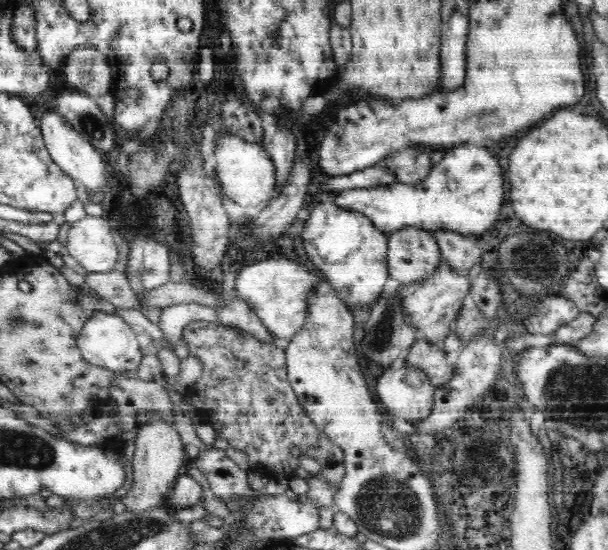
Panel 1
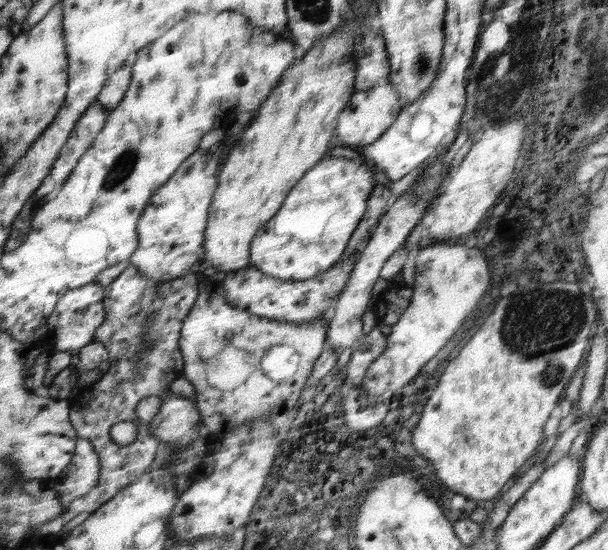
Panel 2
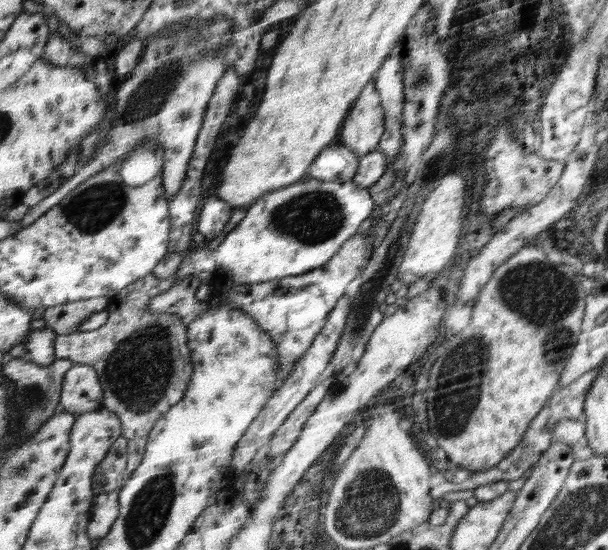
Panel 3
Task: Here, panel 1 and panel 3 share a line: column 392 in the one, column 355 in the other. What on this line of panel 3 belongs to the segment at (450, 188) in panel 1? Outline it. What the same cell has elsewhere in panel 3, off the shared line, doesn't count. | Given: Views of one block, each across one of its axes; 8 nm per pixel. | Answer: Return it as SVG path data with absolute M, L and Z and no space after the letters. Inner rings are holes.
M309 178L307 181L299 181L288 187L280 188L265 193L256 203L248 208L244 218L230 231L224 240L220 242L212 254L214 270L210 270L210 249L208 243L200 239L197 248L184 254L179 269L174 274L179 283L182 279L194 278L197 283L203 280L210 282L212 276L228 276L228 288L243 284L254 284L284 278L287 276L304 275L317 268L326 266L340 247L351 236L363 229L375 209L374 198L370 189L362 188L354 181L321 181Z

